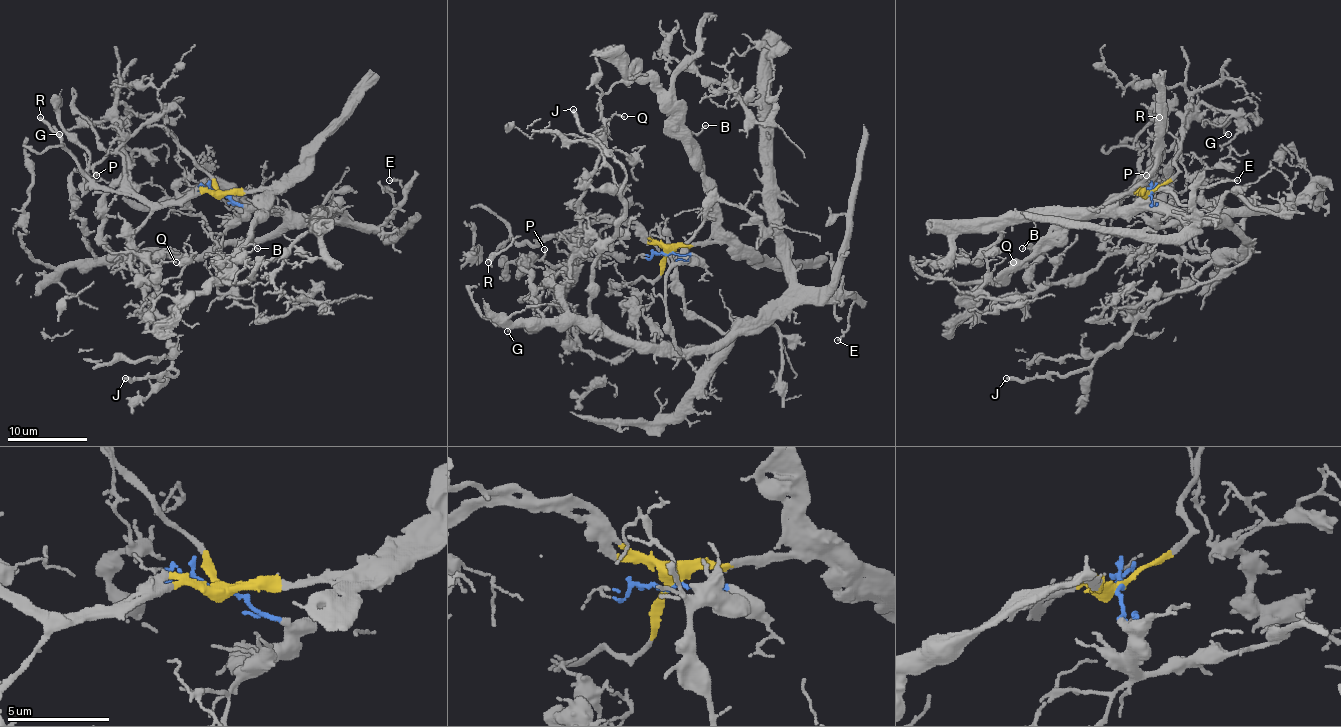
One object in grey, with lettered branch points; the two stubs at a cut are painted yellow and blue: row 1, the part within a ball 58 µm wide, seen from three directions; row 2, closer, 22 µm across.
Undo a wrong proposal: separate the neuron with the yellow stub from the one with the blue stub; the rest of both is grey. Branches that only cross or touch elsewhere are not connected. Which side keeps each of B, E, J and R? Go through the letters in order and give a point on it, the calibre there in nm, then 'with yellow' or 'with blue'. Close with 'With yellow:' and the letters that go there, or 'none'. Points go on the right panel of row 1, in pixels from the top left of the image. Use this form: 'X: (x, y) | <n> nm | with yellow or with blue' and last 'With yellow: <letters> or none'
B: (1022, 248) | 140 nm | with yellow
E: (1237, 180) | 150 nm | with blue
J: (1006, 378) | 320 nm | with blue
R: (1159, 117) | 260 nm | with yellow
With yellow: B, R

